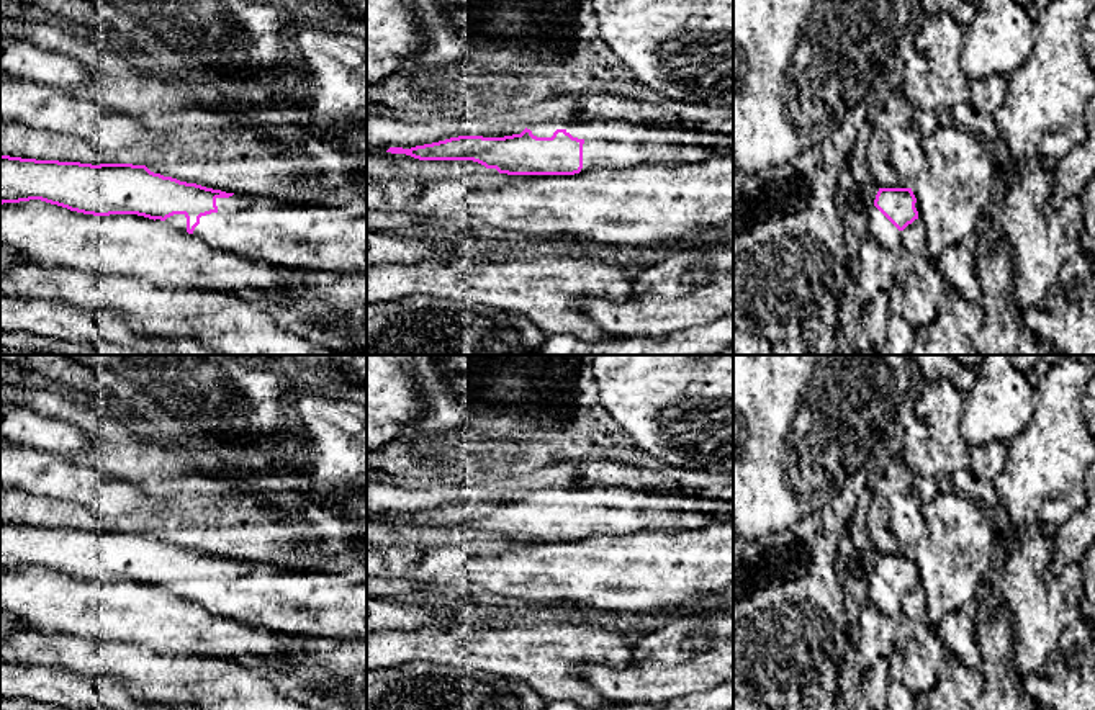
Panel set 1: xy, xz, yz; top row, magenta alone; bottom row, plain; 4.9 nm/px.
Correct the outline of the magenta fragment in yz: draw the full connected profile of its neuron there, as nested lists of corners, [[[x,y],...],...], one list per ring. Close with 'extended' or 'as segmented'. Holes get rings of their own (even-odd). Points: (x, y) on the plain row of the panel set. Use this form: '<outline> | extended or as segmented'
[[[879,555],[869,574],[869,604],[899,618],[902,597],[918,586],[917,564],[912,555]]] | extended

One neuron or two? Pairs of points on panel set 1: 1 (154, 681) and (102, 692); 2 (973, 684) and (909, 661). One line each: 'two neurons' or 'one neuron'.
1: two neurons
2: two neurons

